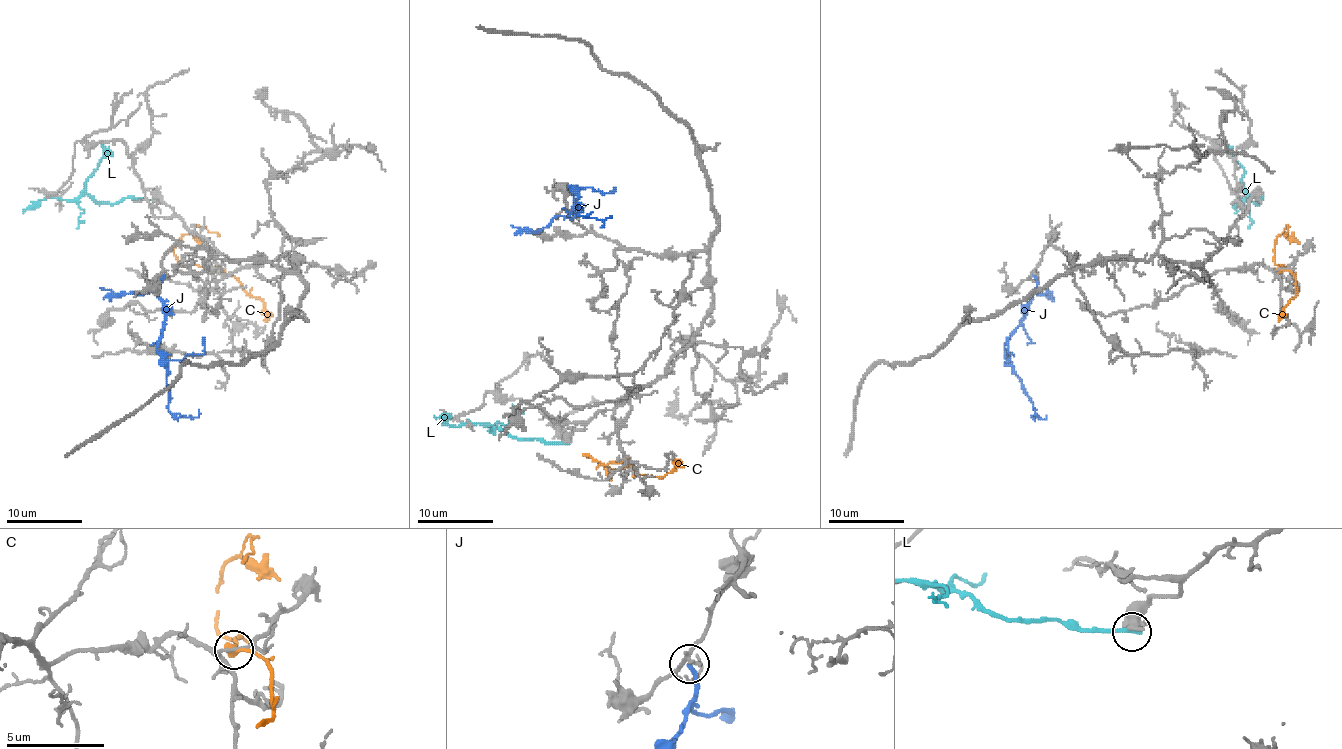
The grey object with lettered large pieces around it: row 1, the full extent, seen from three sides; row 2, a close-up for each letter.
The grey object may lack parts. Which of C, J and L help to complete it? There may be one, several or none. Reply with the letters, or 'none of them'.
none of them

